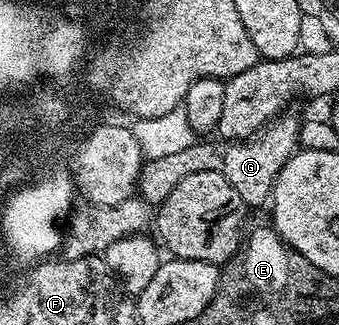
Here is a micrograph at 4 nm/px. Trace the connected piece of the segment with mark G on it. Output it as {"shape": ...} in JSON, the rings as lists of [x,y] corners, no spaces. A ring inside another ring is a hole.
{"shape":[[[291,113],[280,114],[278,118],[268,122],[253,138],[196,140],[182,152],[144,161],[137,183],[138,197],[155,208],[165,200],[165,196],[169,196],[169,192],[173,192],[173,188],[181,180],[185,180],[185,176],[193,176],[193,172],[218,172],[220,176],[225,176],[229,184],[233,184],[237,196],[241,196],[241,200],[248,207],[263,205],[266,207],[281,168],[285,168],[285,164],[293,157],[295,151],[300,149],[299,123],[301,118],[300,115]]]}

